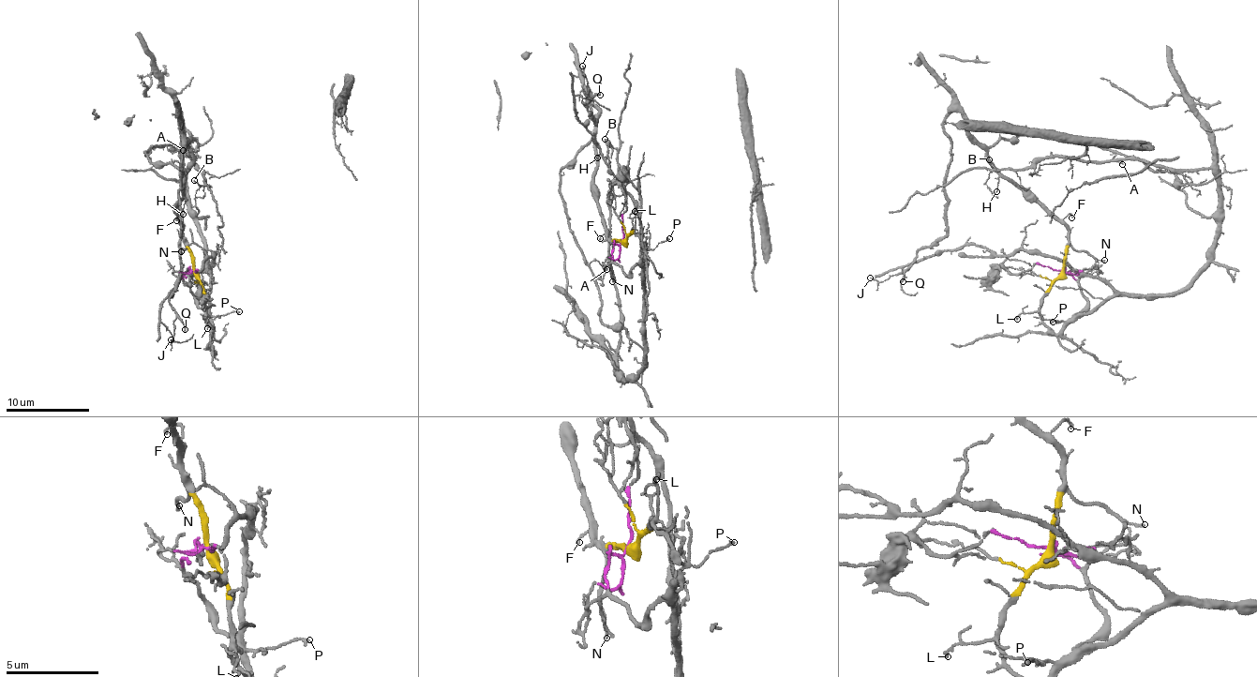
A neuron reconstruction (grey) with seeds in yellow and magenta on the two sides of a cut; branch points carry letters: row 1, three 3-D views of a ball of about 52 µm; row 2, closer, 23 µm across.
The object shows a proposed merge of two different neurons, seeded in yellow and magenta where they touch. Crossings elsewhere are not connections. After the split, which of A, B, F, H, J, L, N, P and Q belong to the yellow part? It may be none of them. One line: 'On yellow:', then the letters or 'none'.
On yellow: A, F, H, J, L, N, Q

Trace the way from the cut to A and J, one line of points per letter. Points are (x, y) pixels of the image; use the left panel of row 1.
A: (195, 270), (178, 208), (183, 174), (172, 162), (160, 164), (144, 150), (161, 145), (174, 153), (184, 149)
J: (195, 270), (178, 220), (193, 159), (186, 143), (171, 339)

